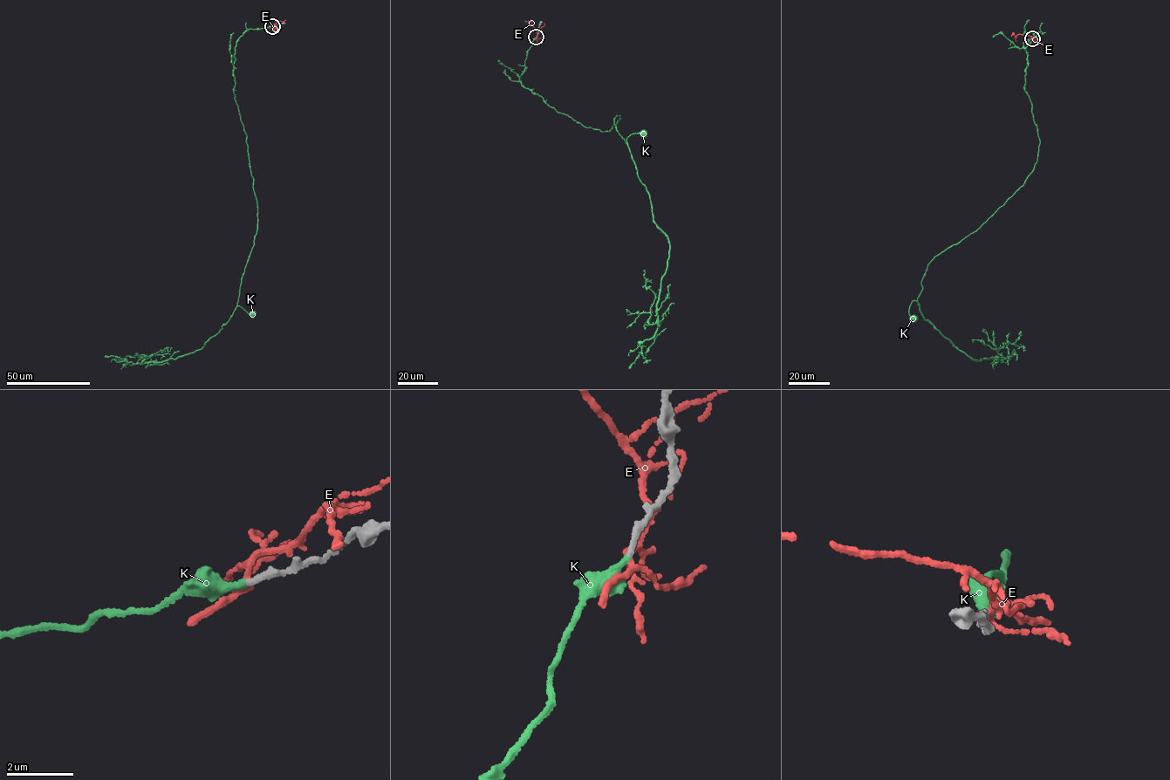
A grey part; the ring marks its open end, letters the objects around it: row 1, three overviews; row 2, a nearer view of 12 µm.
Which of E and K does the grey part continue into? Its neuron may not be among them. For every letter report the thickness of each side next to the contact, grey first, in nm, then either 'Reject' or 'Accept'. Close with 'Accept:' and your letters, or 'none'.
E: Thickness 200 nm (grey) against 140 nm. Reject
K: Thickness 200 nm (grey) against 320 nm. Accept
Accept: K

